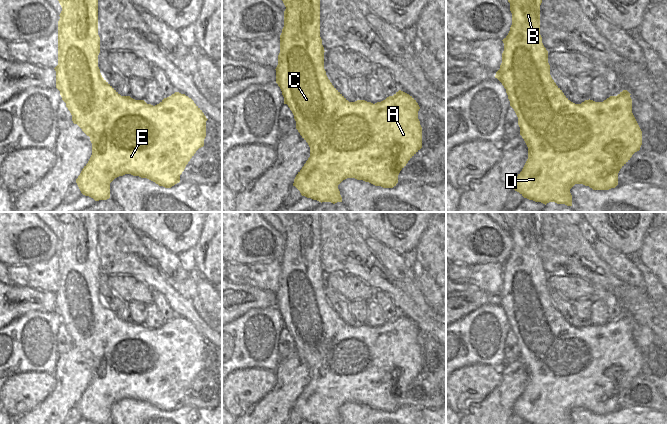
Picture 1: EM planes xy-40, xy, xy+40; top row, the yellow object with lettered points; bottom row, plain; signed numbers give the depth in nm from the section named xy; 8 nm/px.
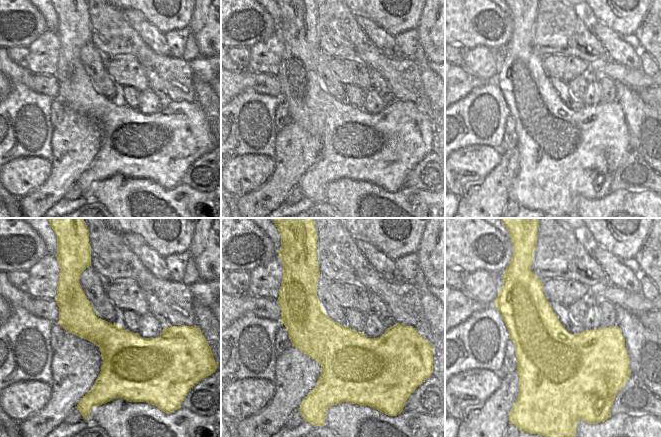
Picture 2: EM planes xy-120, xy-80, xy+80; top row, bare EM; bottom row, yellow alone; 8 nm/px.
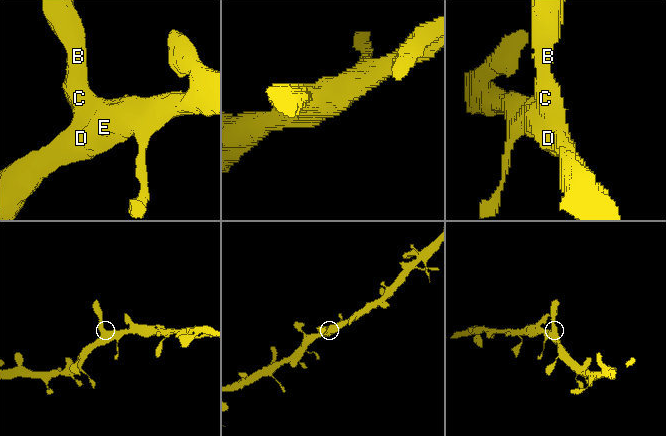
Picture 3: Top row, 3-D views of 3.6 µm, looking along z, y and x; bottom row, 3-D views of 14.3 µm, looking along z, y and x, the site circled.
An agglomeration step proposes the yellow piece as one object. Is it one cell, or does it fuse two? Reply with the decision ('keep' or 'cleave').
keep

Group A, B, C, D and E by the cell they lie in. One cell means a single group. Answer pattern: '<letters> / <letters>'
A B C D E

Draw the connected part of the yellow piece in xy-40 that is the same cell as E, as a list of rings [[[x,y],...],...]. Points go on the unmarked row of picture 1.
[[[50,212],[58,223],[62,235],[58,245],[58,289],[56,312],[72,339],[72,345],[90,361],[92,379],[76,403],[85,420],[94,424],[110,422],[110,407],[125,398],[147,402],[159,410],[171,412],[180,406],[180,399],[196,375],[204,370],[206,345],[202,334],[194,325],[179,316],[164,322],[153,330],[144,324],[121,320],[101,299],[98,291],[100,261],[98,259],[98,223],[96,212]]]

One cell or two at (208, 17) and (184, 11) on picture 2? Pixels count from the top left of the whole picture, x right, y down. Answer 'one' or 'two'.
two

